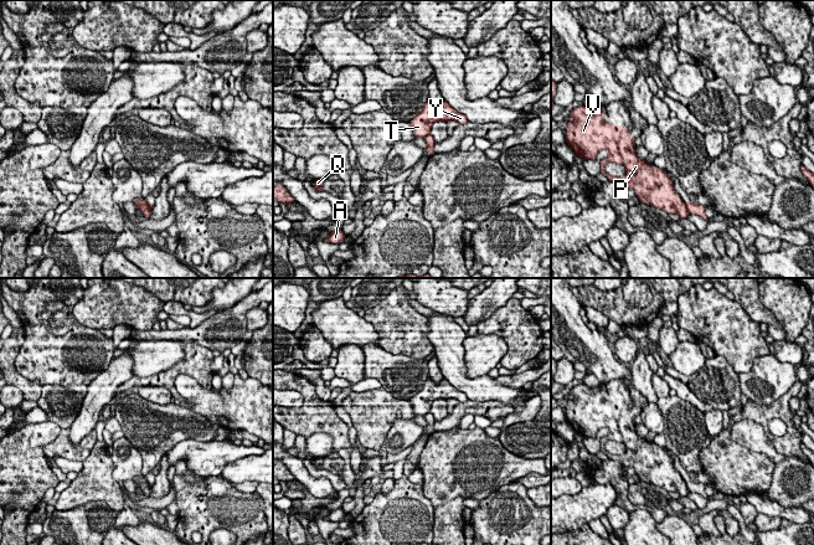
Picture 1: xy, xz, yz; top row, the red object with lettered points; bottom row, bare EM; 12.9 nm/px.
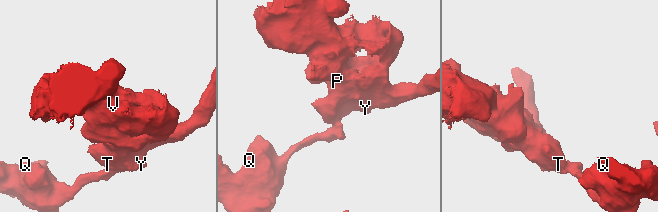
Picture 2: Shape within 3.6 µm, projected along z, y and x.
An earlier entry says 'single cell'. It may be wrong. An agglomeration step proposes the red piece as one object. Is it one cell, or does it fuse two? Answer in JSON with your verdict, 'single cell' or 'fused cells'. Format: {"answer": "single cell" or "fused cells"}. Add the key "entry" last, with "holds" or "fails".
{"answer": "fused cells", "entry": "fails"}

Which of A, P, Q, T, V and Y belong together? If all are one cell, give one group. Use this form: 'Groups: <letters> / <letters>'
Groups: A Q / P T V Y

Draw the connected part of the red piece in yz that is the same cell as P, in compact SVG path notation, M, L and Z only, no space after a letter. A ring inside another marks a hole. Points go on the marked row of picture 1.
M586 106L576 107L571 110L570 115L573 118L567 122L566 127L566 142L577 156L583 159L597 159L597 154L604 149L609 151L609 155L601 161L601 173L607 176L608 181L618 182L624 189L633 189L635 196L646 205L664 210L666 214L678 214L681 218L687 218L689 210L680 195L675 191L673 180L668 174L648 164L640 159L635 153L634 138L629 133L628 128L623 125L612 125L603 119L604 108L589 109ZM614 163L625 168L624 176L615 178L606 173L606 164Z

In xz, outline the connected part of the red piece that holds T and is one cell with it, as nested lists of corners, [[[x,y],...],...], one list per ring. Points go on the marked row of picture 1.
[[[429,98],[409,125],[412,127],[413,135],[424,138],[429,135],[432,124],[436,122],[458,122],[464,125],[468,124],[468,119],[464,114],[457,112],[448,102],[442,101],[439,106],[436,106]]]

